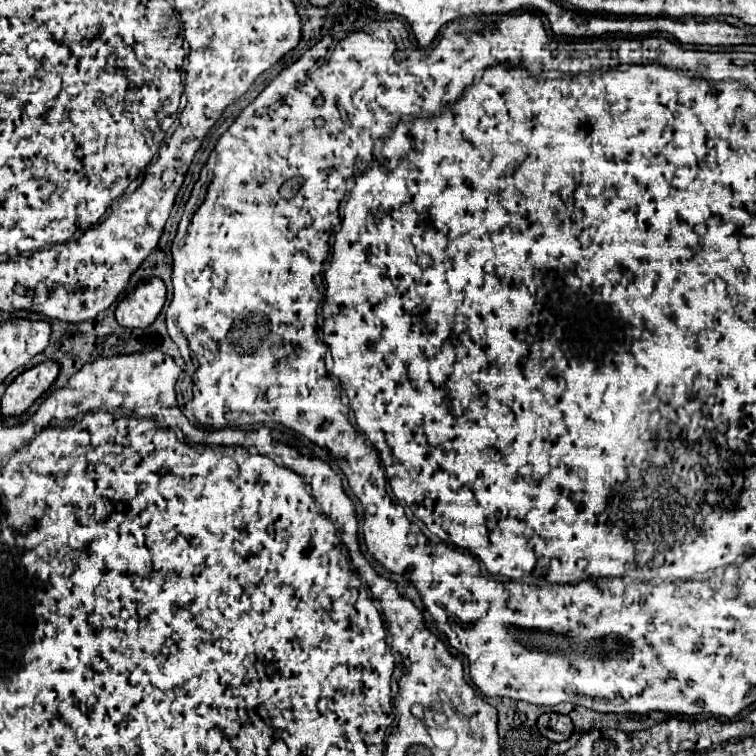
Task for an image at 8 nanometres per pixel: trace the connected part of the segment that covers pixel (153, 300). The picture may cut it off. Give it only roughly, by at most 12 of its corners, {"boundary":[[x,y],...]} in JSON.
{"boundary":[[160,278],[140,282],[116,308],[124,328],[148,328],[166,302]]}

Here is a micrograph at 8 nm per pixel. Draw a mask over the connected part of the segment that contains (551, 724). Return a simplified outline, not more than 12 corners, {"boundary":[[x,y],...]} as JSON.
{"boundary":[[542,714],[538,730],[548,740],[562,742],[574,732],[564,714]]}

